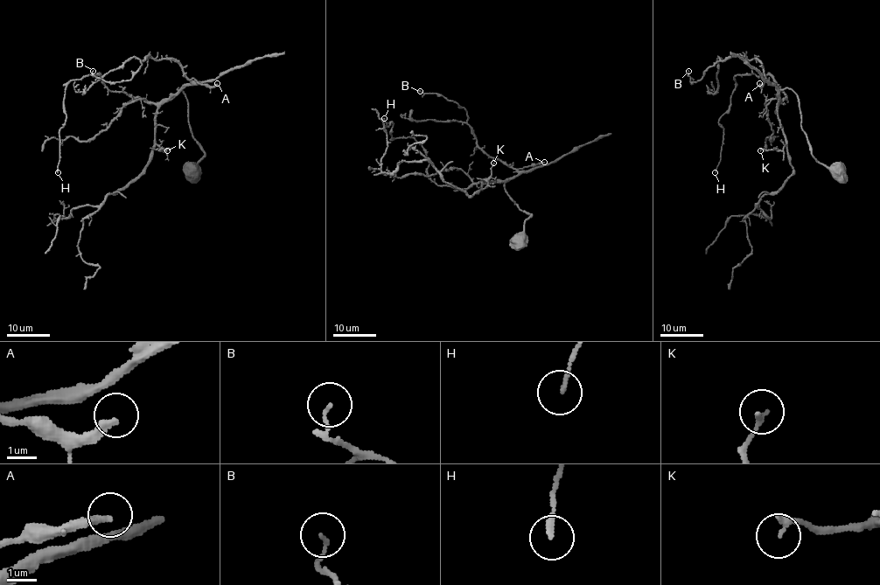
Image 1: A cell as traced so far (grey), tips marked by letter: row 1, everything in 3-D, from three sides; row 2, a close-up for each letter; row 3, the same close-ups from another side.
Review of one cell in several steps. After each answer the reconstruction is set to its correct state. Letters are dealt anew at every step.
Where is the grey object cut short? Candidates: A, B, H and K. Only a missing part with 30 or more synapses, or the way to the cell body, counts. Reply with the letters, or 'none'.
none

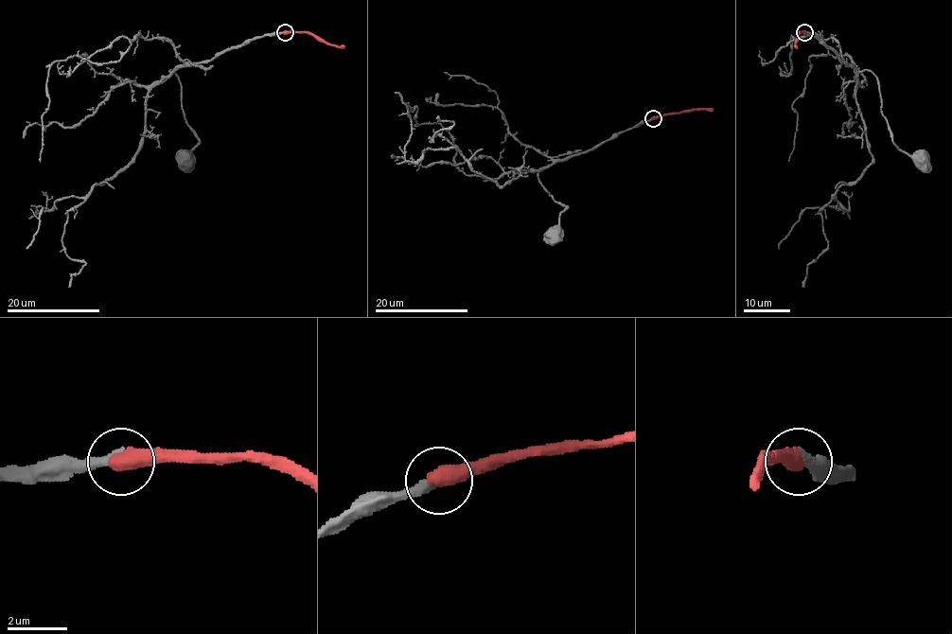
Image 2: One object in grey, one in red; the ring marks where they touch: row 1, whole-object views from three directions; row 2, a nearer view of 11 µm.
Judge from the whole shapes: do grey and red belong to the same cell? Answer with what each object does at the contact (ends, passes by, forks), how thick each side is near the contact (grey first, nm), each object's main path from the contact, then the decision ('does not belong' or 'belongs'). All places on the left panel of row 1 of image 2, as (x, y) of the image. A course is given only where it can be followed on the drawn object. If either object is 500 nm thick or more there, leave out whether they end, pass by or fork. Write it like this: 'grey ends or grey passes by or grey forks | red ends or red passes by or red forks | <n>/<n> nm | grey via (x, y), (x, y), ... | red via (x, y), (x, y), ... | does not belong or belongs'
320/600 nm | grey via (284, 32), (246, 41), (209, 60), (188, 62), (169, 70), (179, 79), (183, 114), (199, 142), (185, 161) | red via (284, 32), (309, 32), (344, 47) | belongs

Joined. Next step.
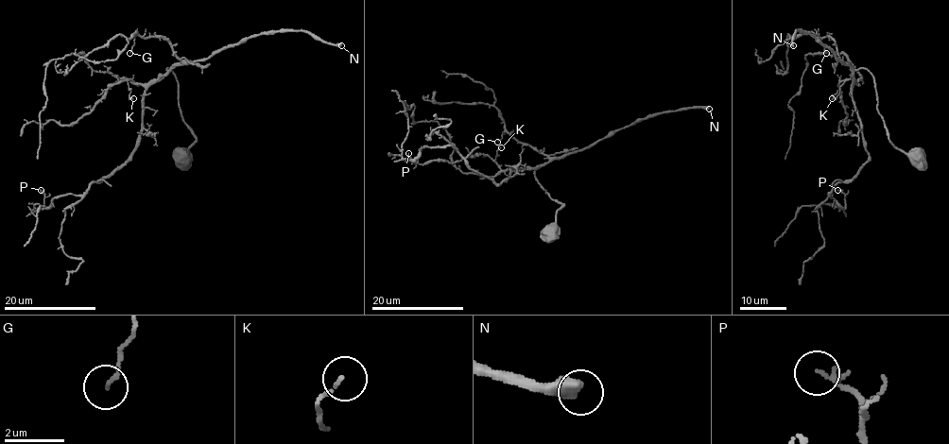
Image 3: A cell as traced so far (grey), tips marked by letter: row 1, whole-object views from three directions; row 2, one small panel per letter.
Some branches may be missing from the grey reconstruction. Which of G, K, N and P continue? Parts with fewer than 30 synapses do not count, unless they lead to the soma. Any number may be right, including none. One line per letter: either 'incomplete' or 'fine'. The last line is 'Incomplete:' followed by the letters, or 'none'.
G: fine
K: fine
N: incomplete
P: fine
Incomplete: N

